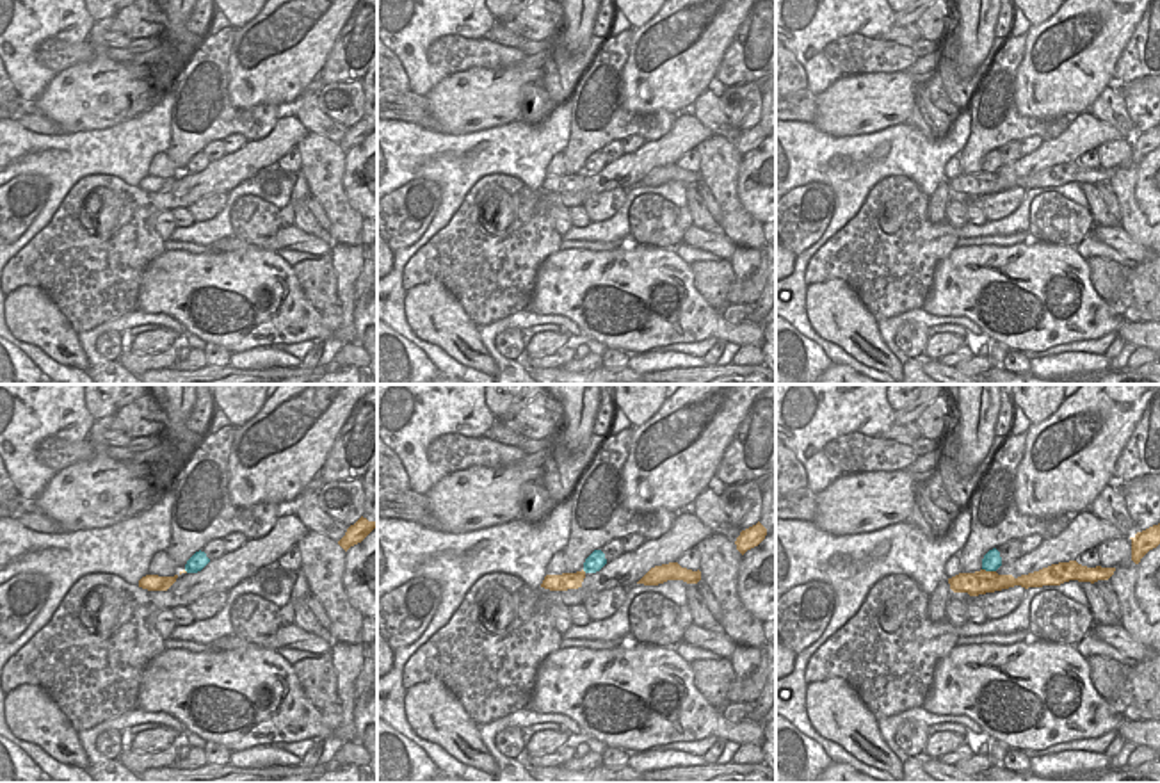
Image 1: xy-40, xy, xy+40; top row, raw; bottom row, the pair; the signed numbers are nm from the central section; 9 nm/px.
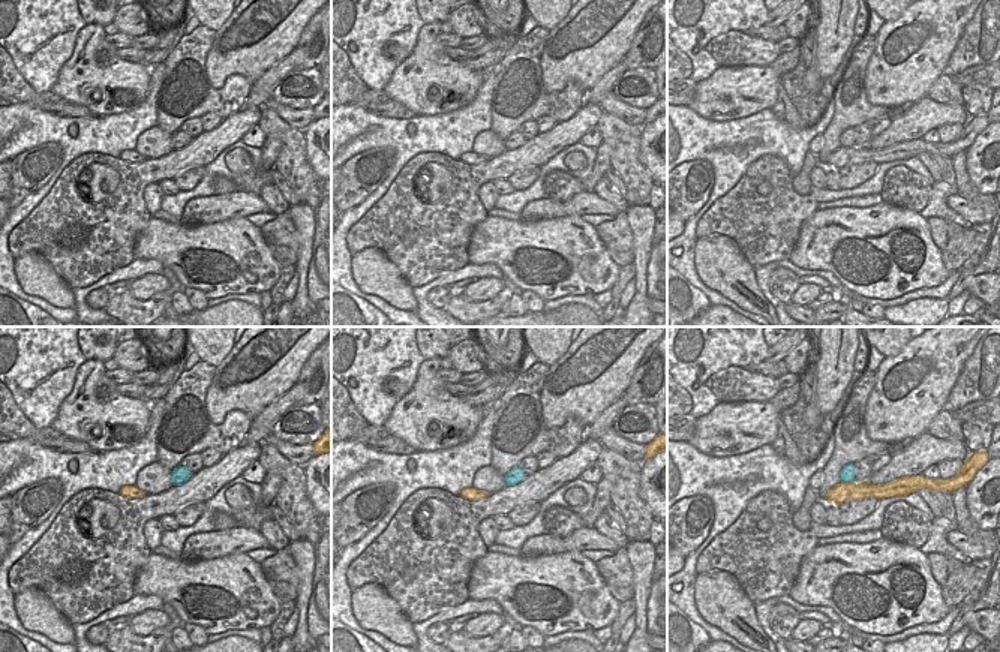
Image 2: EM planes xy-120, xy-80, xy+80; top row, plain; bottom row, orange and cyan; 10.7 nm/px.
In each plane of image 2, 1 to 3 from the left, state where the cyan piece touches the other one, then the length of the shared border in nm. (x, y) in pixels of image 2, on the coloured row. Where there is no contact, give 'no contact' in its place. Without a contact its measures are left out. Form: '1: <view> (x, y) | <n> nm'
1: no contact
2: no contact
3: xy+80 (847, 483) | 140 nm

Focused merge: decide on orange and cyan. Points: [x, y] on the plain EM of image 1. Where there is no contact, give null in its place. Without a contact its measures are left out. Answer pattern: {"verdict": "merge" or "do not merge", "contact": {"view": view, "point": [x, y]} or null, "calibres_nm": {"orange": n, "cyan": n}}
{"verdict": "do not merge", "contact": {"view": "xy+40", "point": [990, 173]}, "calibres_nm": {"orange": 220, "cyan": 170}}

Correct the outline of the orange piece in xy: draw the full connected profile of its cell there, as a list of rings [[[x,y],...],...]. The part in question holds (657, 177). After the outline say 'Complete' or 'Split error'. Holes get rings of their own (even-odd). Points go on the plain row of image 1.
[[[669,164],[651,169],[637,185],[658,187],[667,182],[683,182],[687,185],[697,185],[701,182],[701,173],[692,173],[681,169],[678,164]]]. Complete.

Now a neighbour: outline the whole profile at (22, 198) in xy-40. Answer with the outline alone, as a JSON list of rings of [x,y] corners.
[[[20,174],[0,187],[0,246],[16,242],[37,214],[50,192],[41,174]]]

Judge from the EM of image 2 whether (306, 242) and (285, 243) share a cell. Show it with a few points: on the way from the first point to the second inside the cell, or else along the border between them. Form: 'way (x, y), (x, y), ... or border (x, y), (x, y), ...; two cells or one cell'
border (288, 210), (297, 233), (296, 264); two cells

